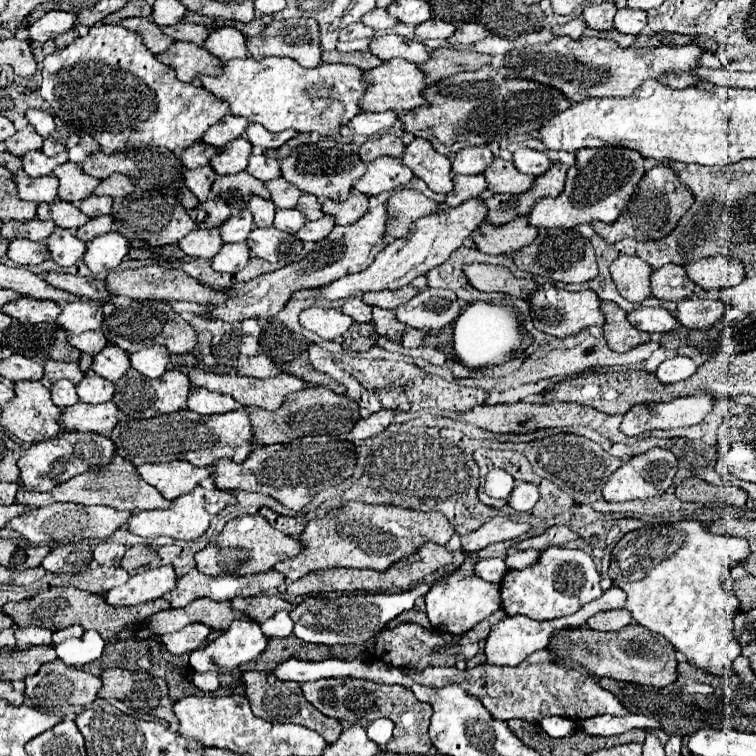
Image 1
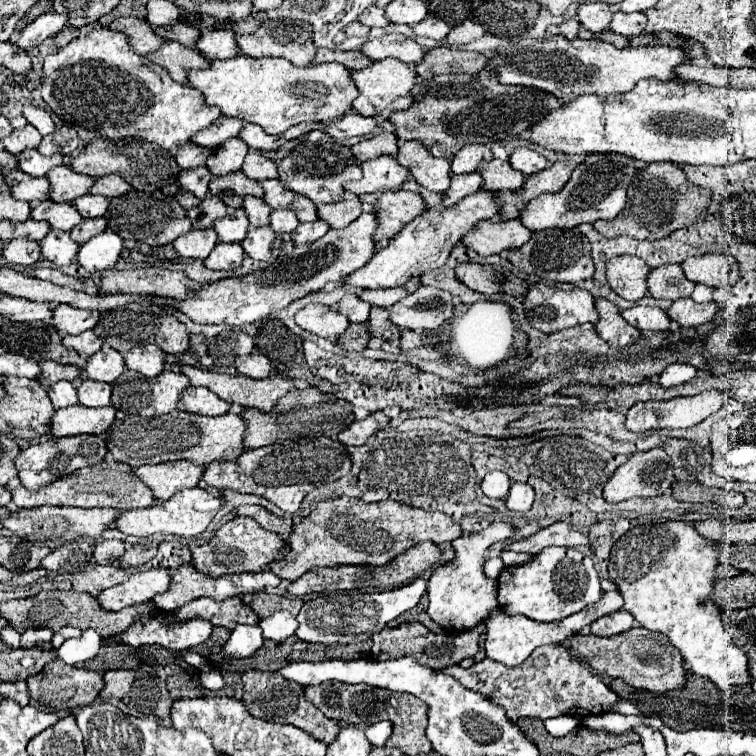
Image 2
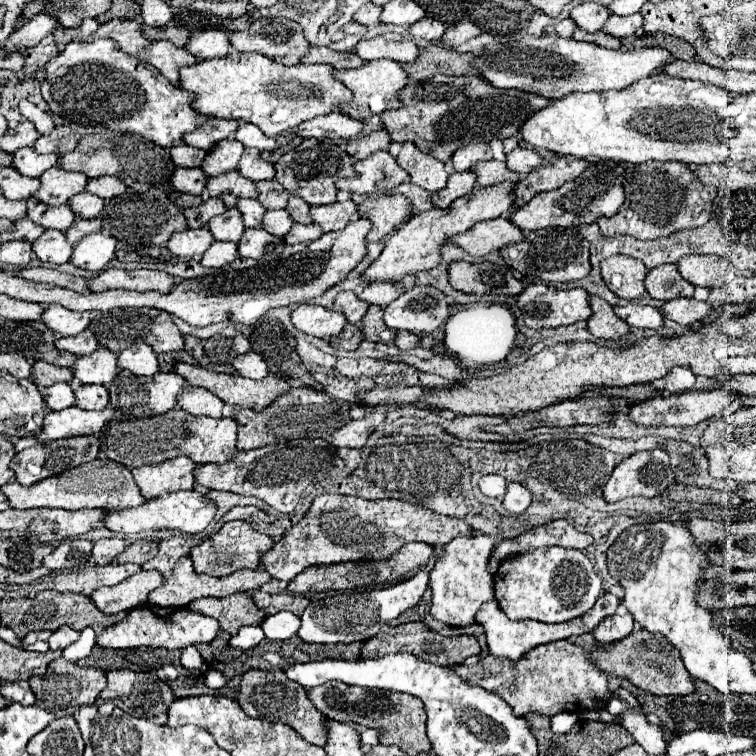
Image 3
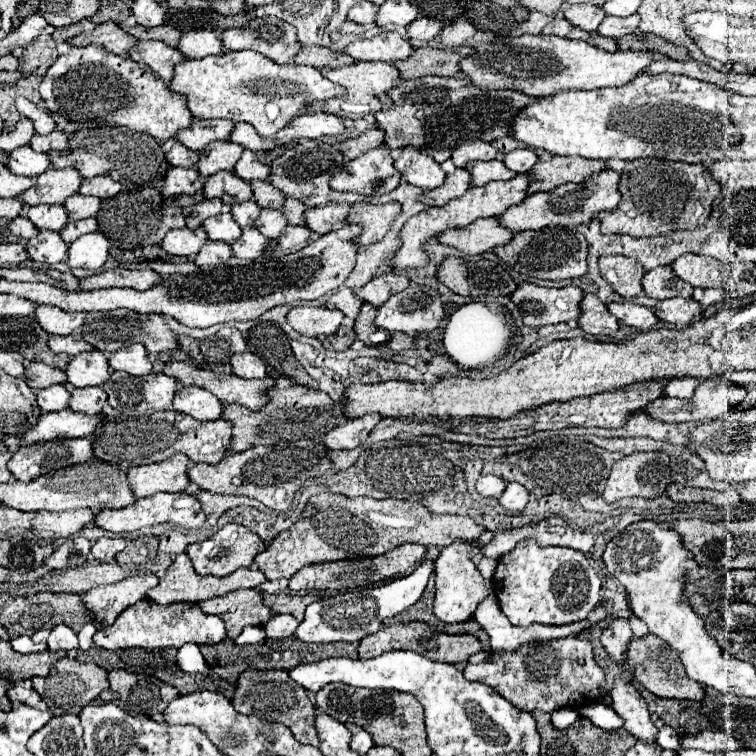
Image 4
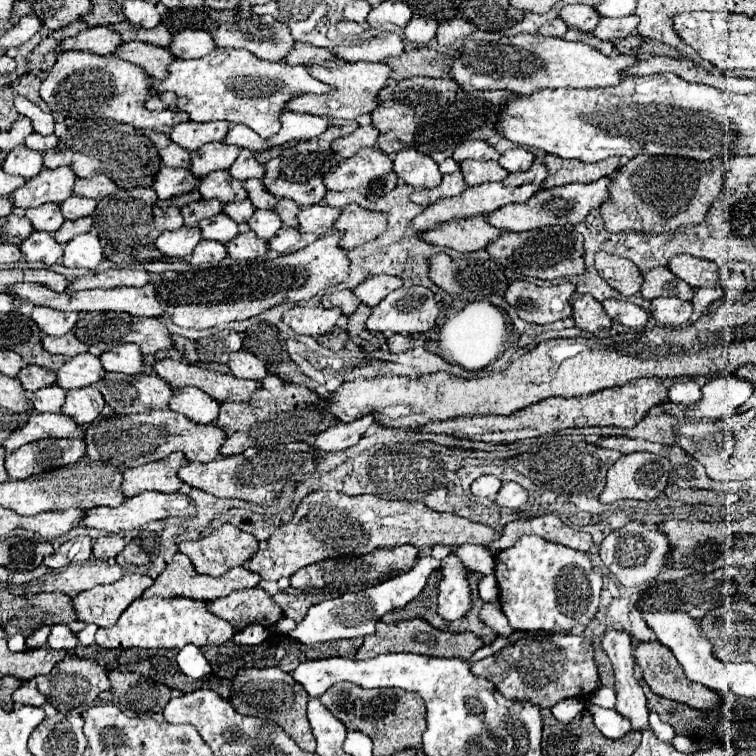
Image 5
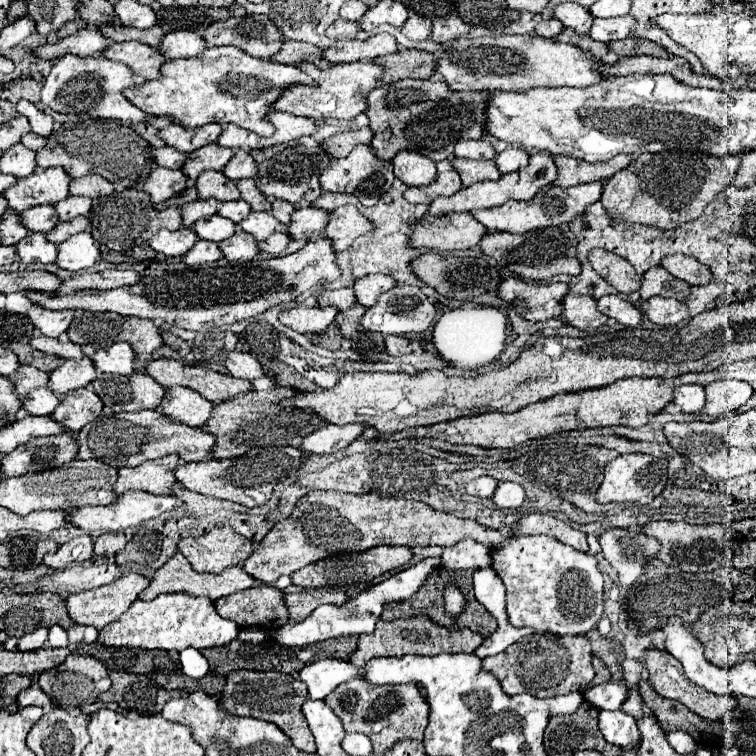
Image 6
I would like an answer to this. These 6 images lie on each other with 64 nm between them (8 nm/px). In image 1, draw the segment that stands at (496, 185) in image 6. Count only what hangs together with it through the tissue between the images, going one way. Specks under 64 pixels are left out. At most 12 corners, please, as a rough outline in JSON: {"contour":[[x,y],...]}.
{"contour":[[480,196],[412,222],[366,270],[310,296],[398,290],[444,264],[486,218]]}

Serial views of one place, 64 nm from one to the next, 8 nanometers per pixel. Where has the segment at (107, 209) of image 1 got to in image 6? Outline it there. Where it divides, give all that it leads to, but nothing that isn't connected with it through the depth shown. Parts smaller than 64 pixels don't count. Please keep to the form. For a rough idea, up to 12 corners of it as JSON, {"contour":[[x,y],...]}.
{"contour":[[68,196],[58,202],[60,222],[86,216],[92,200]]}

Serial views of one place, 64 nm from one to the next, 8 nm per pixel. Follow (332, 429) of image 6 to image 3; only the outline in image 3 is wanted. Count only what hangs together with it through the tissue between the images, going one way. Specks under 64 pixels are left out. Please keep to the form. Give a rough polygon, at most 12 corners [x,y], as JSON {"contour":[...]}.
{"contour":[[372,412],[350,420],[330,444],[336,448],[362,448],[376,426],[386,418]]}

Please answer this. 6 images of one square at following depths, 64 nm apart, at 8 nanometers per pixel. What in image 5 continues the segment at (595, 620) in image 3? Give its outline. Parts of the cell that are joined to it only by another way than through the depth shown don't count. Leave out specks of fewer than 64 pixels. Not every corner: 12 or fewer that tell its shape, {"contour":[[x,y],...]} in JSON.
{"contour":[[484,604],[480,618],[498,636],[512,636],[498,604]]}

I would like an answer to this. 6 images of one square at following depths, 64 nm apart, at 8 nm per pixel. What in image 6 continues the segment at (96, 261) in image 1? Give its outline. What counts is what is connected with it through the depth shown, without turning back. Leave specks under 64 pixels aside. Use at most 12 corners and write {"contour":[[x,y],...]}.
{"contour":[[88,232],[58,246],[56,264],[80,272],[94,266],[100,250]]}

